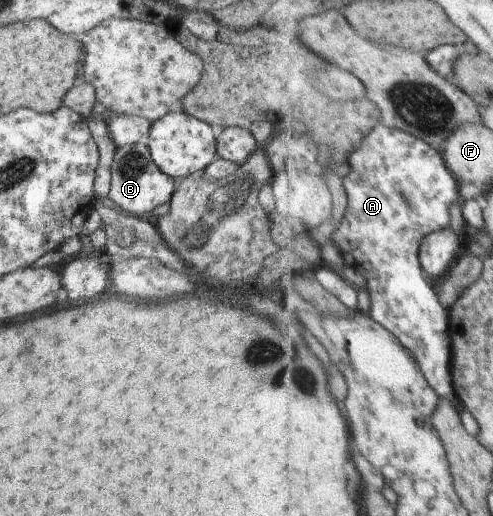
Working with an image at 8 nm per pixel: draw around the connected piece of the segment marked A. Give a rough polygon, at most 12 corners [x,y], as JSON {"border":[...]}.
{"border":[[378,125],[331,234],[440,398],[451,313],[420,260],[464,205],[443,153]]}

